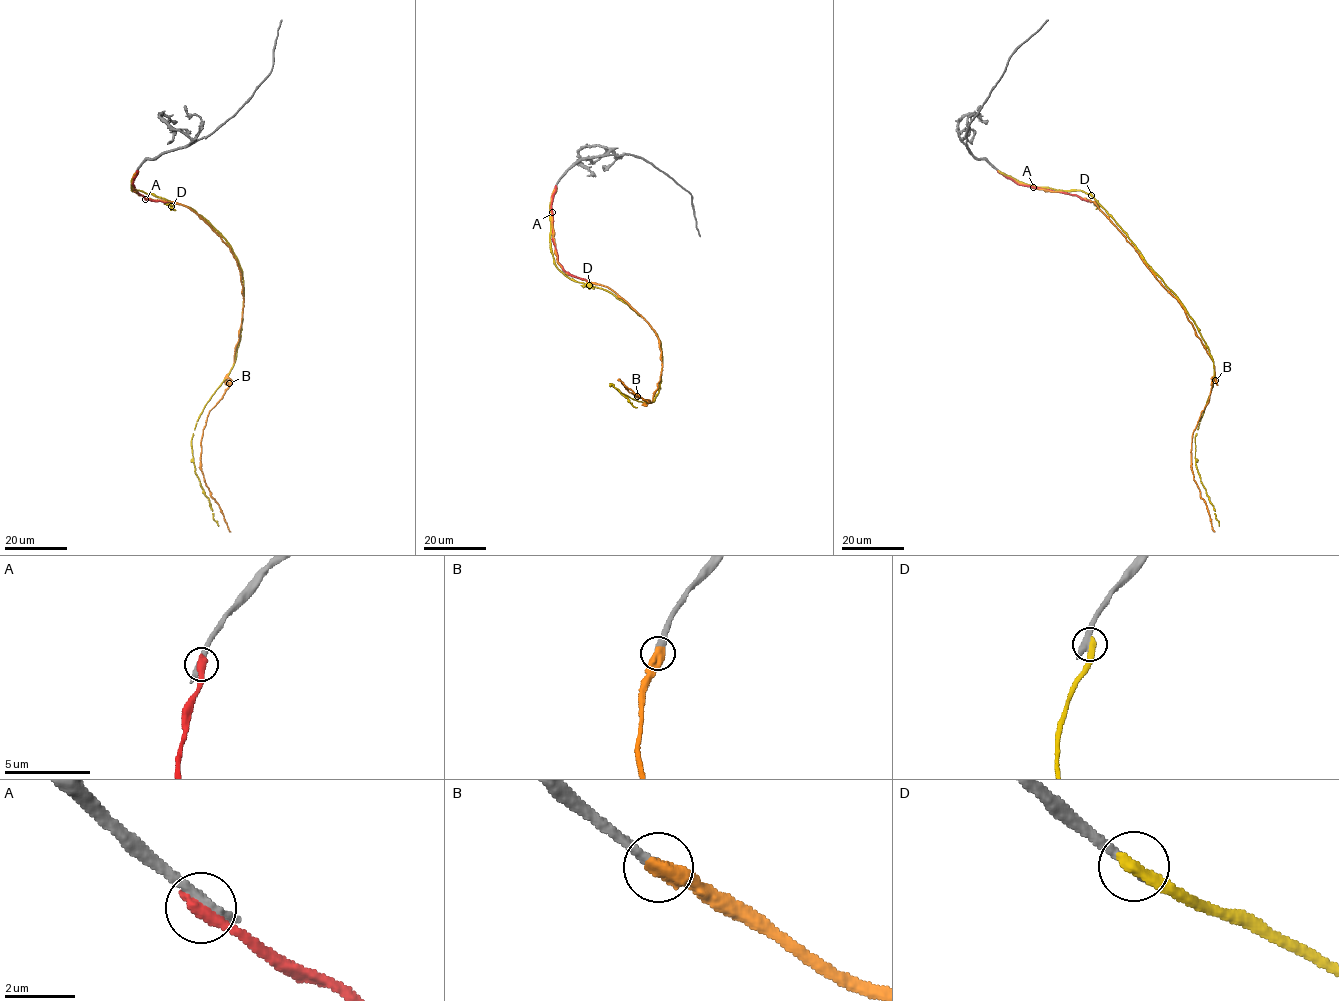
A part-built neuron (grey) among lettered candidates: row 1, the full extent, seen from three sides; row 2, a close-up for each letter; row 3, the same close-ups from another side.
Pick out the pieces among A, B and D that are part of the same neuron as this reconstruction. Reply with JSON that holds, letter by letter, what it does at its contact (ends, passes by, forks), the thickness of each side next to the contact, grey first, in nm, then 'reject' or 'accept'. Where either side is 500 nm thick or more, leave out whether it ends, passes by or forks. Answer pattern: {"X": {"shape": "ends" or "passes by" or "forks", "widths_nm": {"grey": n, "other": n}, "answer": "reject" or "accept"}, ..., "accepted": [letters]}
{"A": {"shape": "ends", "widths_nm": {"grey": 320, "other": 460}, "answer": "reject"}, "B": {"widths_nm": {"grey": 340, "other": 600}, "answer": "accept"}, "D": {"shape": "ends", "widths_nm": {"grey": 440, "other": 420}, "answer": "reject"}, "accepted": ["B"]}

